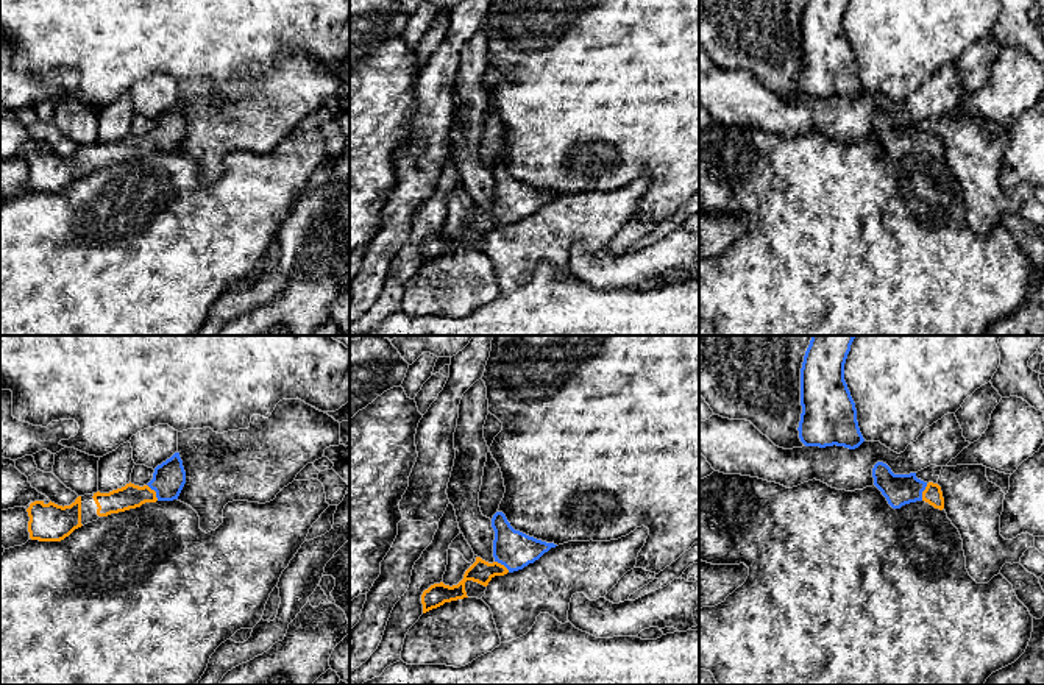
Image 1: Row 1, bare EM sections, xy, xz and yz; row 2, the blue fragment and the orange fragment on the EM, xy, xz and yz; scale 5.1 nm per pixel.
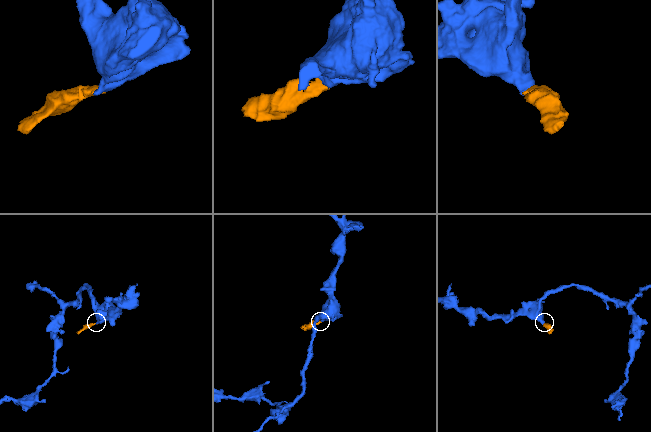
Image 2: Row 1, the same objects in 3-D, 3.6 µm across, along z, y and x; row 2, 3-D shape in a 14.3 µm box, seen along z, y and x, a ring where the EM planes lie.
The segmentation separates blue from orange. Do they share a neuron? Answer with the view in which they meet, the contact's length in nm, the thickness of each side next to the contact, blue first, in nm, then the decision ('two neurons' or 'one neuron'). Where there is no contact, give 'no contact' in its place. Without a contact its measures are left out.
meets blue in xy; contact 110 nm long; 170 nm thick on the blue side, 130 nm on the other; one neuron

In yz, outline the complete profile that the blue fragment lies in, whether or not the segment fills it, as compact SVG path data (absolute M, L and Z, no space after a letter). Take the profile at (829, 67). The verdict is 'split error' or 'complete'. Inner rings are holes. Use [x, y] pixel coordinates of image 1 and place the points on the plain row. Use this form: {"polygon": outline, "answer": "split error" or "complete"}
{"polygon": "M807 0L801 19L799 89L805 97L858 98L865 89L844 31L850 0Z", "answer": "complete"}

